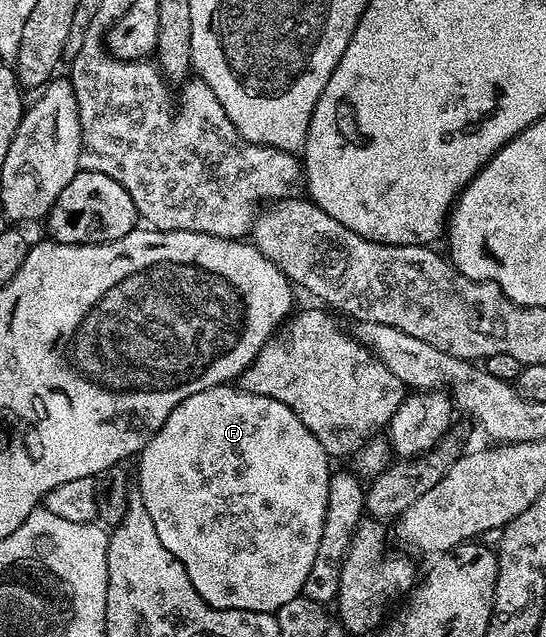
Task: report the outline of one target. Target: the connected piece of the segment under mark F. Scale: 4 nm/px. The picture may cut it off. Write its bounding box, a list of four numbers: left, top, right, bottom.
[135,383,331,613]

